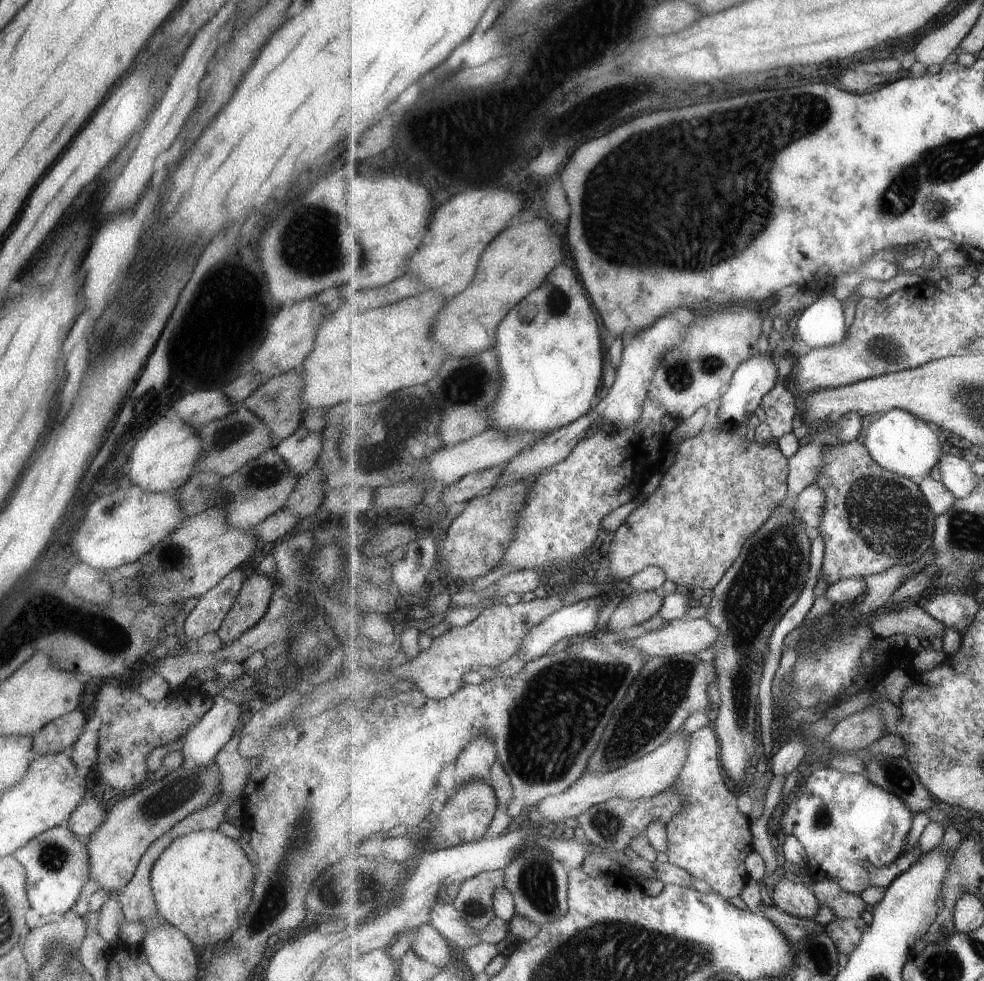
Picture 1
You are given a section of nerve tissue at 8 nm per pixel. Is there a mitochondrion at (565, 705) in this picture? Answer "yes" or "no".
yes

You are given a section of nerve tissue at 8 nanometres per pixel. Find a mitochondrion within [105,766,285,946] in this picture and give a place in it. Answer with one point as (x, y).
(178, 790)

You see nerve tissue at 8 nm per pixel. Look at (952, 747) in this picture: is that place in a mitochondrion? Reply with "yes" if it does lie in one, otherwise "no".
no

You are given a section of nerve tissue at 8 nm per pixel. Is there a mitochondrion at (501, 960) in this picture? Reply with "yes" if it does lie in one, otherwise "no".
no

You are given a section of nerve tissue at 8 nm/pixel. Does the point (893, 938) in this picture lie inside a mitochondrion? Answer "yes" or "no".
no

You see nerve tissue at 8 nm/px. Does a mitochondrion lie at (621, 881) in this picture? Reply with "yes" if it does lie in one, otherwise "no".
no

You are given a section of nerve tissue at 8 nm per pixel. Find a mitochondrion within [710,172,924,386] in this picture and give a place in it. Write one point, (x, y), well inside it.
(887, 349)

